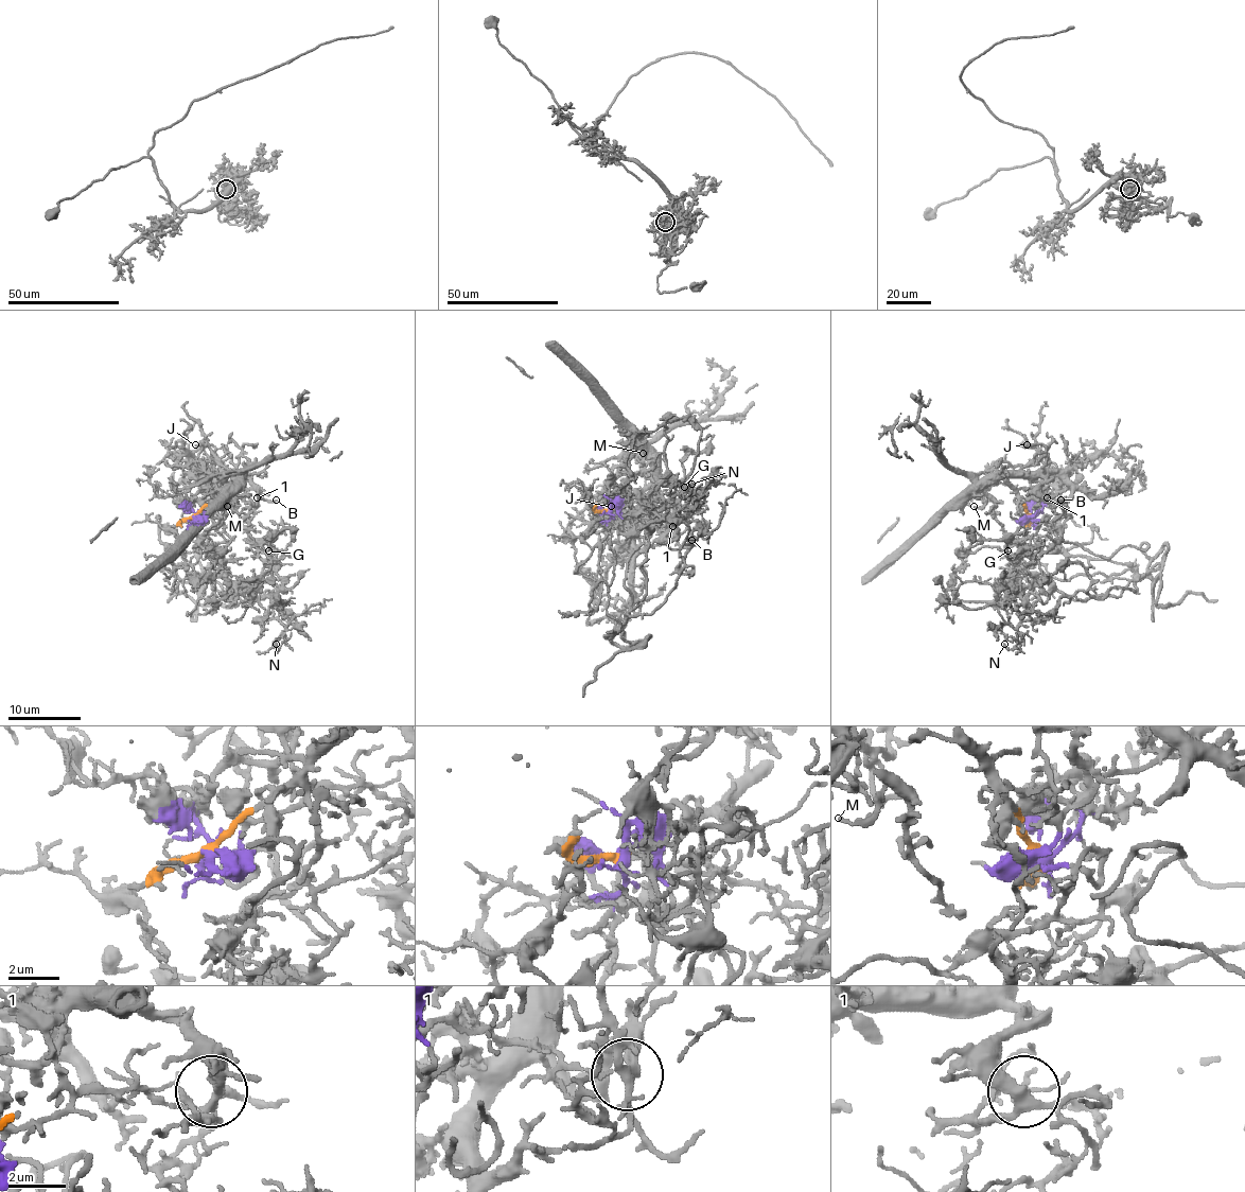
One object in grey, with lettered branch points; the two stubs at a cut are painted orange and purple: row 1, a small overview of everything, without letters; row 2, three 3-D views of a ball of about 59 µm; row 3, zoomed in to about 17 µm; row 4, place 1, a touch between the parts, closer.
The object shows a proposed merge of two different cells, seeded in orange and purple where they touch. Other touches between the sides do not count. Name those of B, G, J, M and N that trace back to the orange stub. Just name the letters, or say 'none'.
B, J, M

